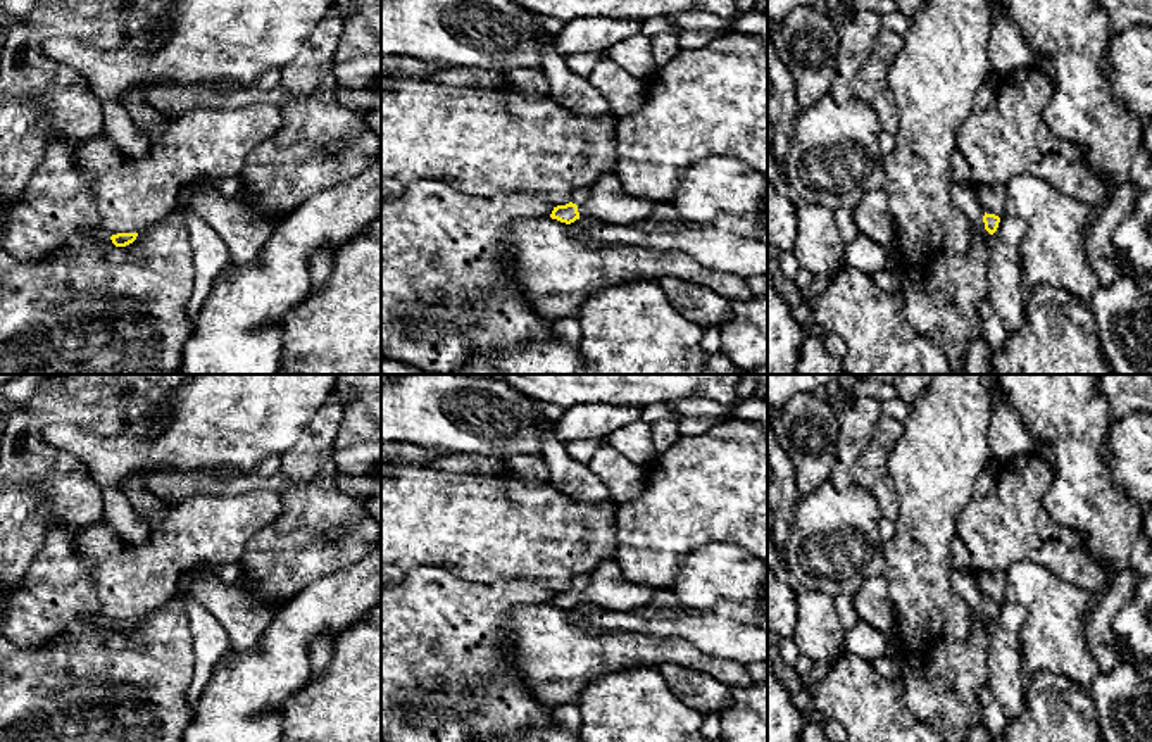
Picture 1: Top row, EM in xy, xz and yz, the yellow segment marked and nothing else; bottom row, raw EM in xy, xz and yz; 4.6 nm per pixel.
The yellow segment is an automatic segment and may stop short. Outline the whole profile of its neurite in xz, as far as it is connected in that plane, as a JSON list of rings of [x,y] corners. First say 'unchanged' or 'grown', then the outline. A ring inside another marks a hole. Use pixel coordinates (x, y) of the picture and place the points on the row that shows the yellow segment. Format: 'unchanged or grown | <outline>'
grown | [[[614,171],[600,176],[583,205],[573,202],[554,207],[550,217],[571,224],[579,217],[593,217],[604,223],[628,224],[648,219],[652,200],[628,195]]]

